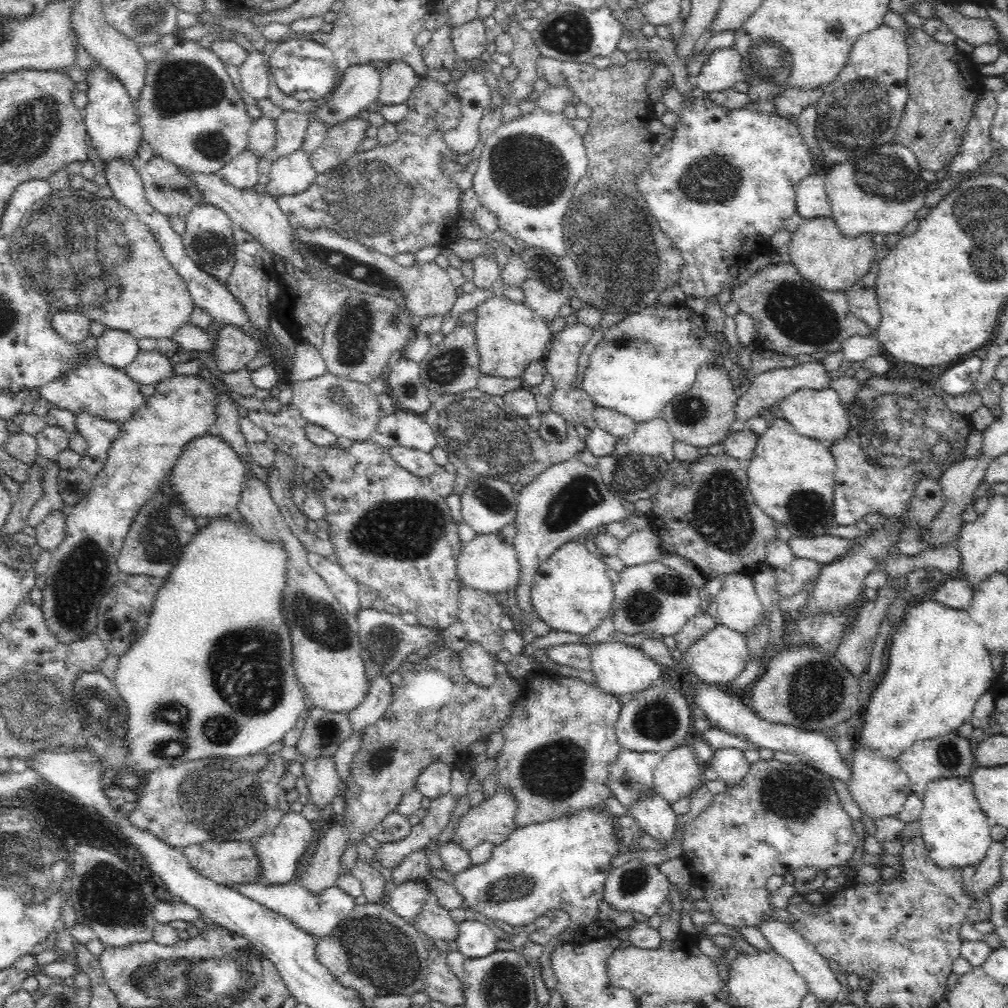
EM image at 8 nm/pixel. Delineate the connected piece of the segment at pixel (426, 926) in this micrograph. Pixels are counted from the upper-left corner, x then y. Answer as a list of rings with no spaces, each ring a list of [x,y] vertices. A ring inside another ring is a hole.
[[[428,896],[426,906],[423,906],[412,920],[413,927],[426,937],[434,940],[456,940],[459,925],[450,916],[449,910],[438,905],[436,896]]]

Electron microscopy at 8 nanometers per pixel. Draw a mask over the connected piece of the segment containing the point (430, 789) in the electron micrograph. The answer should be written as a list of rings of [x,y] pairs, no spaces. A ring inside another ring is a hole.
[[[432,763],[418,774],[416,790],[432,801],[442,794],[446,794],[451,789],[450,772],[453,768],[455,767],[446,765],[446,763]]]

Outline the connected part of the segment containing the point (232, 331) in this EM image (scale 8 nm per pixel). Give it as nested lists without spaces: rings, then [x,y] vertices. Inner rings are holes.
[[[225,325],[217,336],[216,366],[221,372],[238,372],[255,358],[258,348],[252,333],[239,326]]]

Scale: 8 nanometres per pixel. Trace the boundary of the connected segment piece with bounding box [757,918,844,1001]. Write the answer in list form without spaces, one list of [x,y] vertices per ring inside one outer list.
[[[764,919],[757,926],[764,934],[766,940],[772,944],[775,953],[782,956],[792,964],[794,970],[806,981],[809,992],[819,1001],[836,1000],[843,995],[840,982],[836,974],[830,969],[828,962],[817,952],[816,947],[810,944],[801,934],[788,927],[785,921]]]

